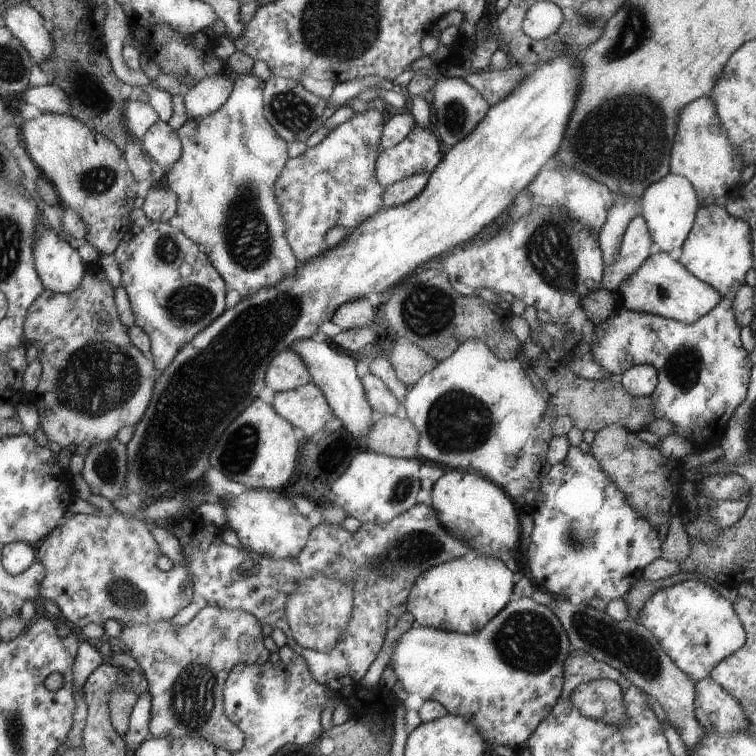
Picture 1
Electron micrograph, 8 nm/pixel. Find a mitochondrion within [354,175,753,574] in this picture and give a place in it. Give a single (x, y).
(457, 421)

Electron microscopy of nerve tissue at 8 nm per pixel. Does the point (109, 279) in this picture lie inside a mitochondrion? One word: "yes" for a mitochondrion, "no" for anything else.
no

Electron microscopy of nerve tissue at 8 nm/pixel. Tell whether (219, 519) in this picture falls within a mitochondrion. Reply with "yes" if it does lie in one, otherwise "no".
no

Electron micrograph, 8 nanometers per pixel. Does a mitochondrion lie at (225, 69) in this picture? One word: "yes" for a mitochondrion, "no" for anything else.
no

